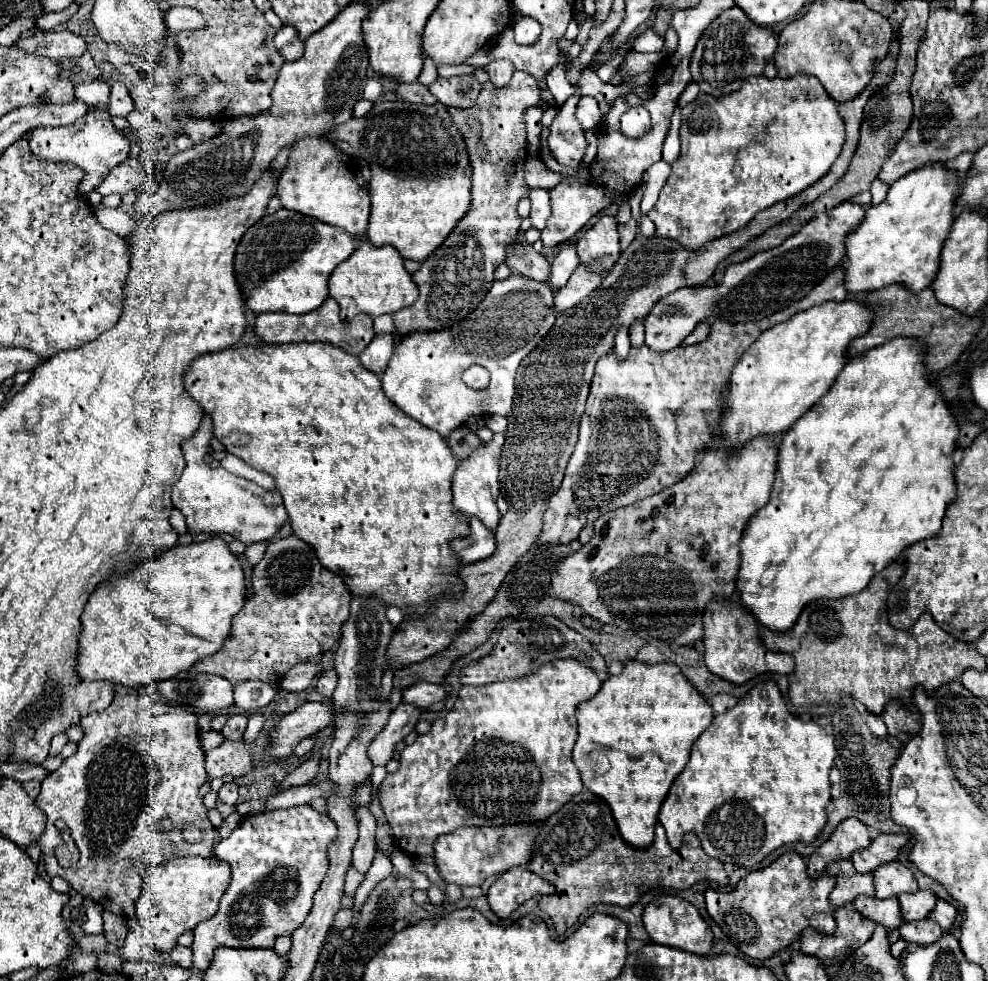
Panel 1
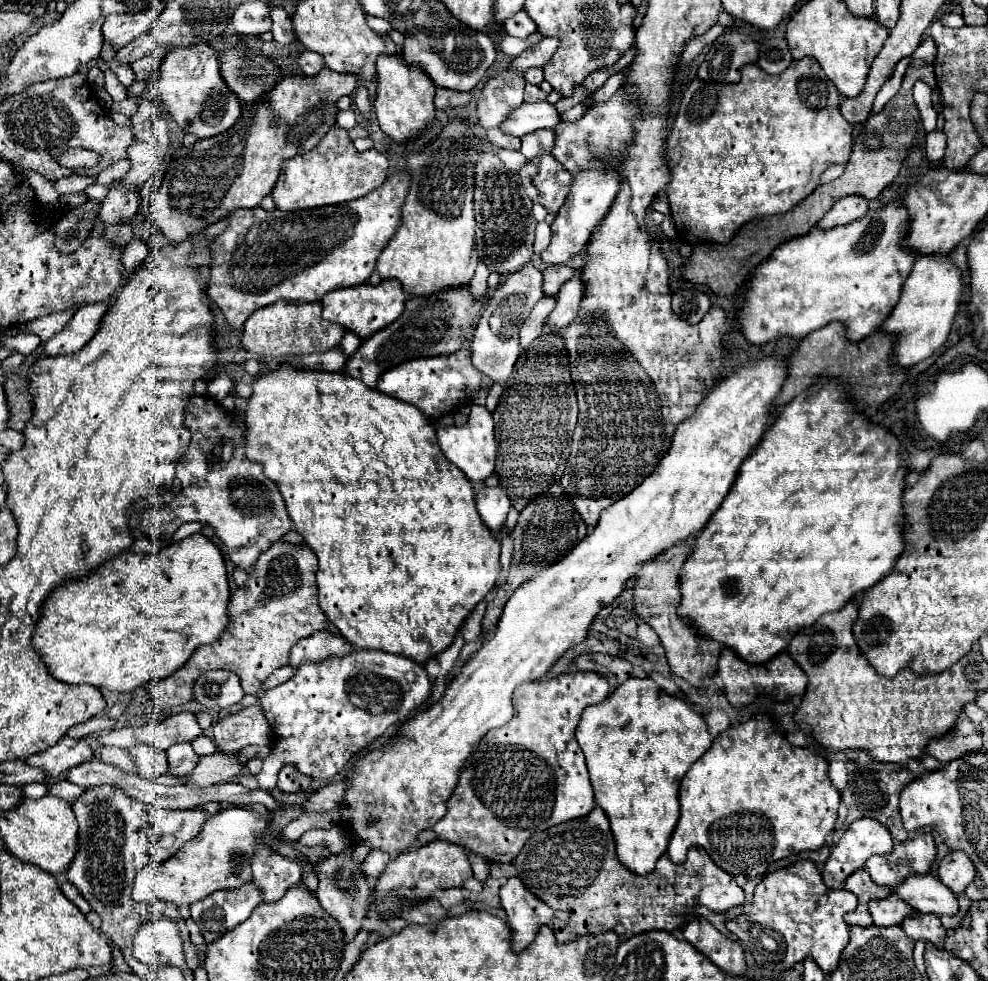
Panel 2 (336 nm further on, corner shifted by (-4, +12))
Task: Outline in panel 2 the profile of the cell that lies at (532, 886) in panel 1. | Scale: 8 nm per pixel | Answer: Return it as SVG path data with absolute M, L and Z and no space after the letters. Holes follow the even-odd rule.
M518 878L506 880L500 888L500 898L512 928L514 952L524 950L534 940L534 932L538 932L540 926L552 924L552 920L560 916L556 910L550 910L548 904L542 904L538 896L534 898L534 894Z

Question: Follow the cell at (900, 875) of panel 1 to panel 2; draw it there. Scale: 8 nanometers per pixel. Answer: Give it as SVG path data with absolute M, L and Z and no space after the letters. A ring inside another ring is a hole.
M910 874L906 880L892 888L892 894L898 894L906 904L922 914L932 912L938 916L954 916L958 912L958 898L934 874Z

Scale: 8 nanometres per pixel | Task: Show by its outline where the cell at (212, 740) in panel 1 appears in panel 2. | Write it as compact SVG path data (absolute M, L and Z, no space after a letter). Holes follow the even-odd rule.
M198 736L192 740L192 748L198 756L206 756L206 754L214 754L216 752L216 744L208 738L208 736Z

